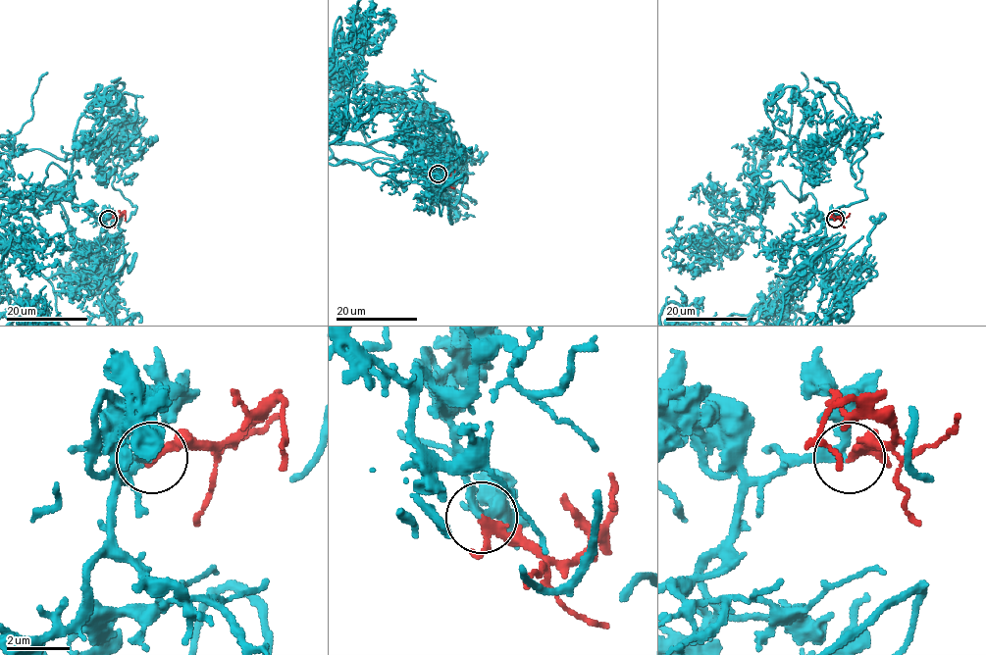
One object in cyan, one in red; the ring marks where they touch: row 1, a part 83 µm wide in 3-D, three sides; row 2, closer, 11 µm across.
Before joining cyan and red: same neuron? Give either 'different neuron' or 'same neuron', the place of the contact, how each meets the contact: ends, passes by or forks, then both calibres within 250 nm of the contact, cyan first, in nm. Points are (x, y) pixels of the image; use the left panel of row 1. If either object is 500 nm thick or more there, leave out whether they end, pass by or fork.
same neuron; place (108, 219); cyan forks; red passes by; calibres 190 and 240 nm

